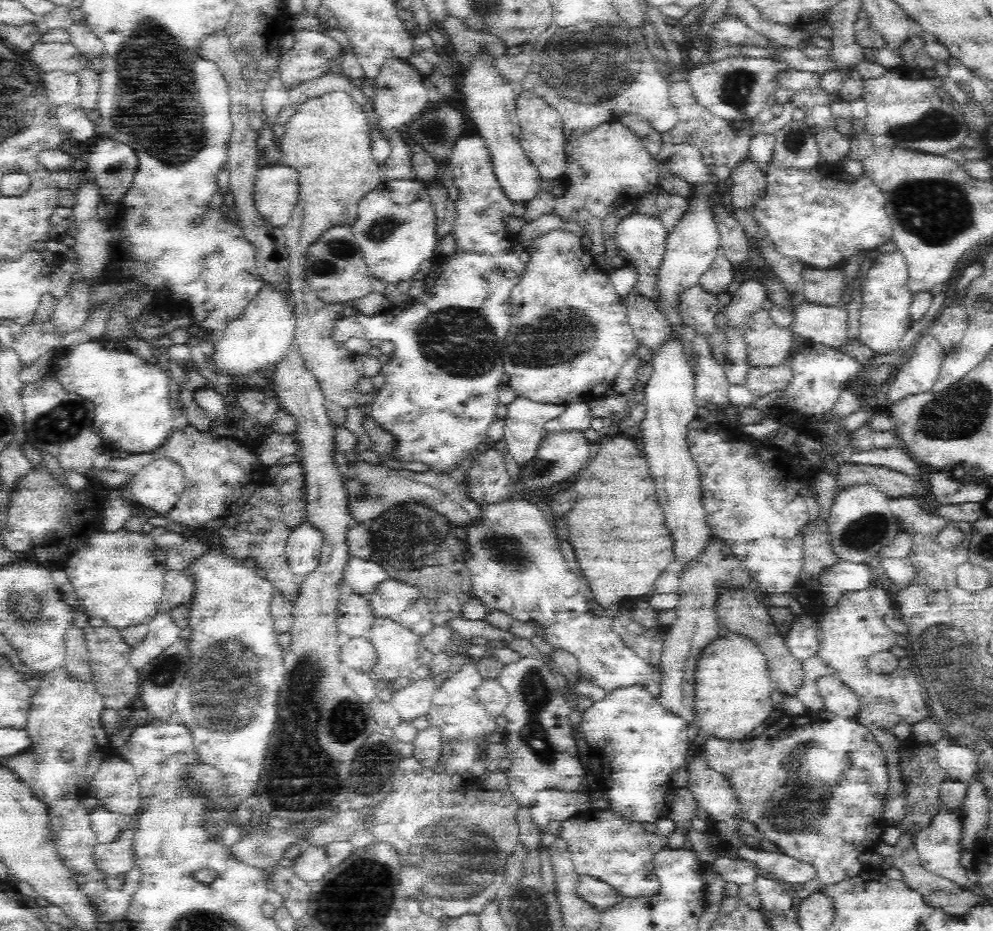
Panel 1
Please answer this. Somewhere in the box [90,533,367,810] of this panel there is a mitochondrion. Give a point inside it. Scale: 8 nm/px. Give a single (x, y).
(224, 673)

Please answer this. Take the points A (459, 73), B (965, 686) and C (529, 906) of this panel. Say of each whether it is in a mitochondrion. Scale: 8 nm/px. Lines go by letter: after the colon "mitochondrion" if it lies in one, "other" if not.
A: other
B: mitochondrion
C: mitochondrion

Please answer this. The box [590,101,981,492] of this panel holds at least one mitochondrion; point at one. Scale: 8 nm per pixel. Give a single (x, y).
(934, 211)

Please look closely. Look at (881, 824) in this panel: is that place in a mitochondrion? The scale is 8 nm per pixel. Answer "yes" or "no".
no

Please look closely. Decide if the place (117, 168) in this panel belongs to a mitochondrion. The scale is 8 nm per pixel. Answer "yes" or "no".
yes

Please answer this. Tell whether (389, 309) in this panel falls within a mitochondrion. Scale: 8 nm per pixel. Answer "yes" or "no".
no

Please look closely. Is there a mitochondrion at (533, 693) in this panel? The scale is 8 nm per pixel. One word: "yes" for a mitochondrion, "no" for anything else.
yes

